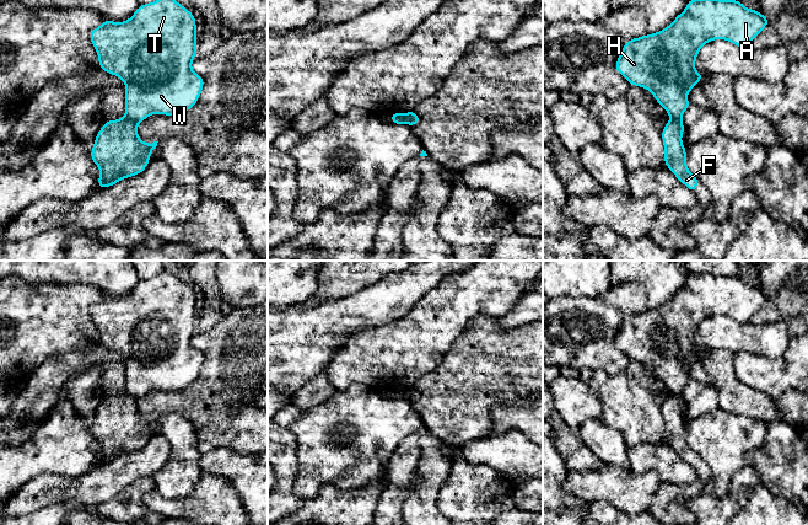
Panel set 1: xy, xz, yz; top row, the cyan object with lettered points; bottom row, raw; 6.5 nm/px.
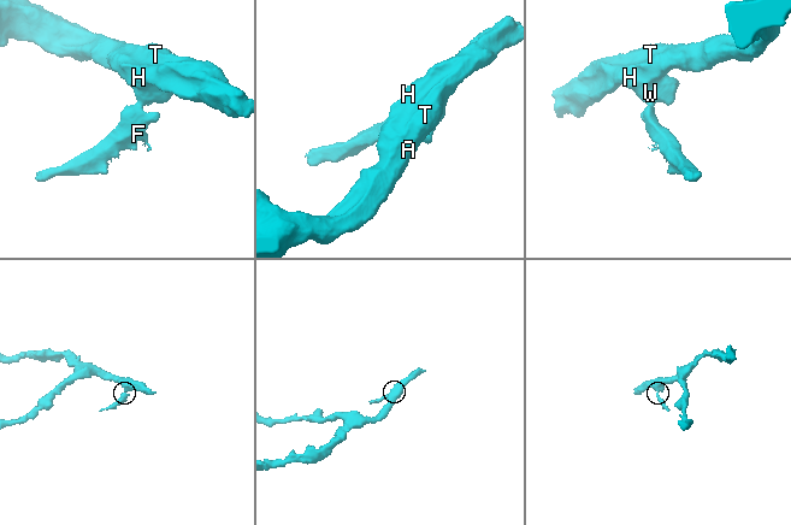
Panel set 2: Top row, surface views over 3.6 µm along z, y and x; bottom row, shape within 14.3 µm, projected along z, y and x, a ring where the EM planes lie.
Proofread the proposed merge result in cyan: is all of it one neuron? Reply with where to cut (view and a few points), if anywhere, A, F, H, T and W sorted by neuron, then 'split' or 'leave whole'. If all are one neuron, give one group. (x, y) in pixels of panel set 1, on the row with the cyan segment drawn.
cut in xy along (125, 116), (136, 123); A H T W / F; split

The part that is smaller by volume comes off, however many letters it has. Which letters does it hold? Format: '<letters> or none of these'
F

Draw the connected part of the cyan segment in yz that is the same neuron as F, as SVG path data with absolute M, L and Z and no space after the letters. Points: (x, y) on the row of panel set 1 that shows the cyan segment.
M670 118L664 125L662 130L664 164L684 186L695 193L696 184L701 182L689 171L686 166L686 150L682 143L684 130L682 119Z

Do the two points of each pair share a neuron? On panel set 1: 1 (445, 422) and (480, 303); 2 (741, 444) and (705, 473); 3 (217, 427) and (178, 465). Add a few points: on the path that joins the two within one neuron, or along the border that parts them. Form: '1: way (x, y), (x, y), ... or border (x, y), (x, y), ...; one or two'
1: border (497, 316), (473, 317), (457, 338); two
2: border (700, 459), (709, 467), (711, 478); two
3: border (187, 418), (193, 427), (198, 449), (202, 454); two

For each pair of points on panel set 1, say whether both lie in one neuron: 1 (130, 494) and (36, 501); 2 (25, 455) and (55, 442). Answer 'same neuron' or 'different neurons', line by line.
1: different neurons
2: same neuron

